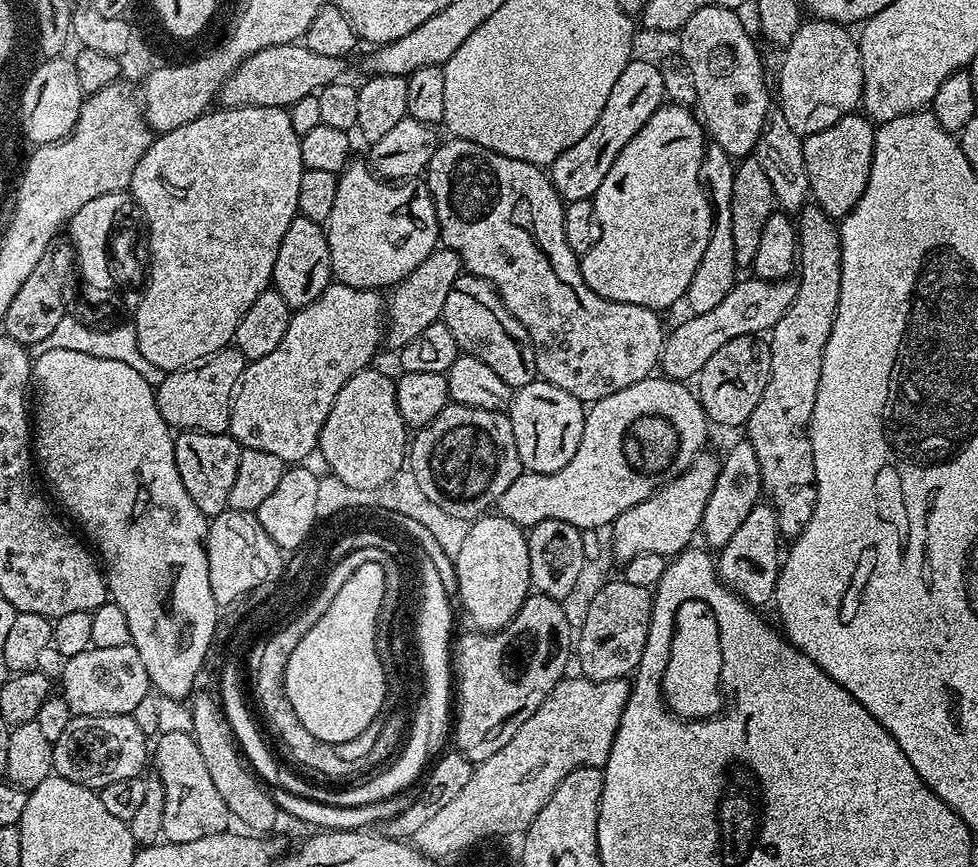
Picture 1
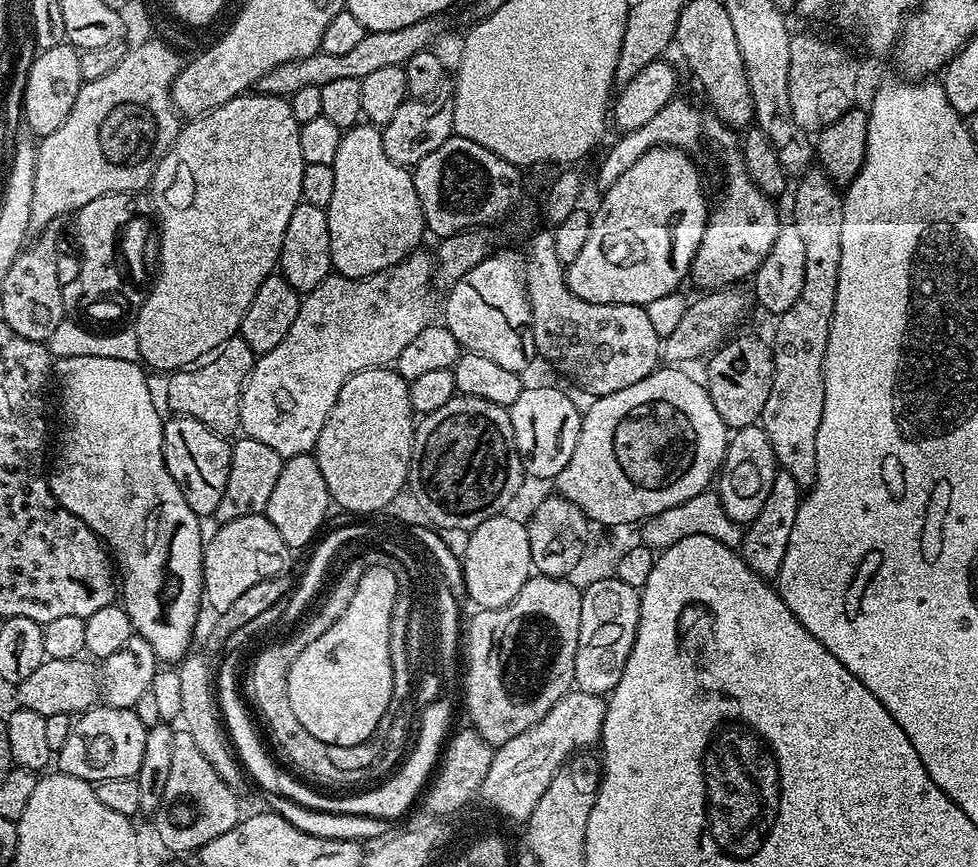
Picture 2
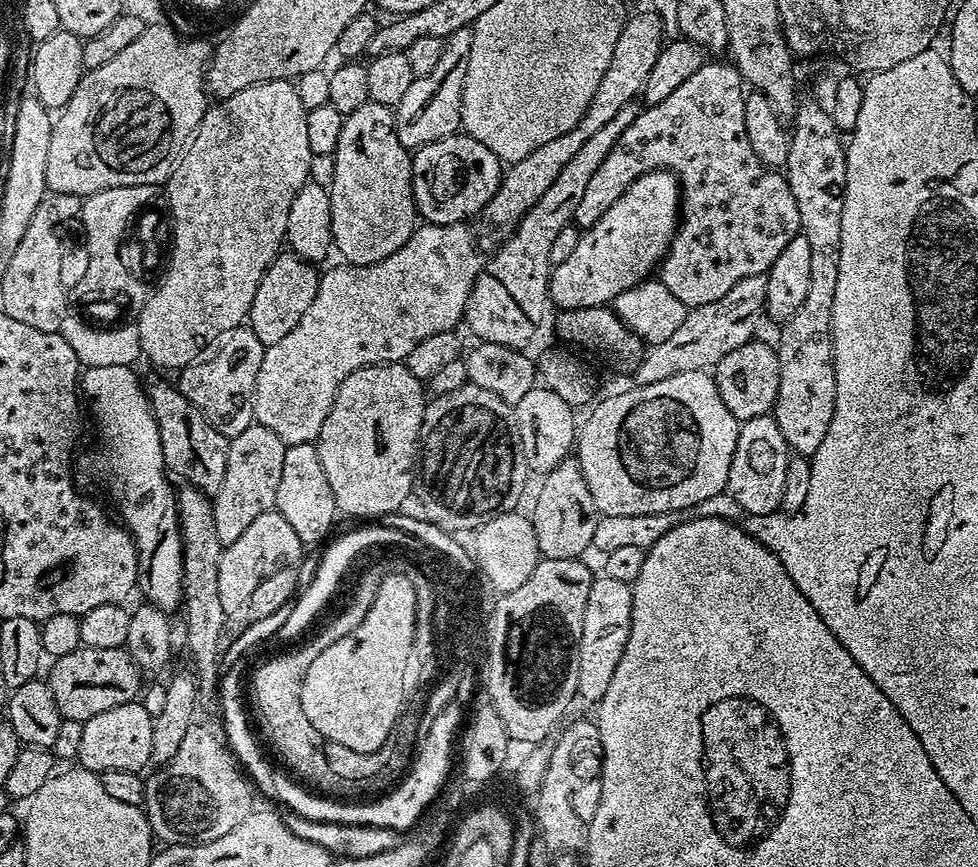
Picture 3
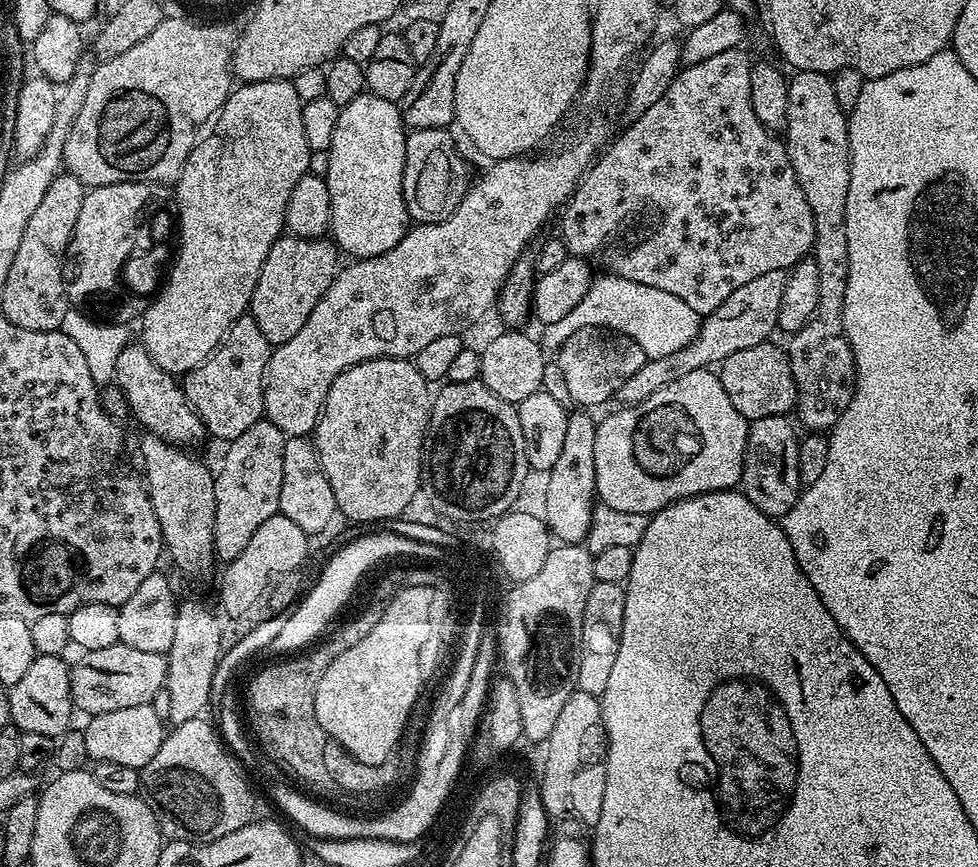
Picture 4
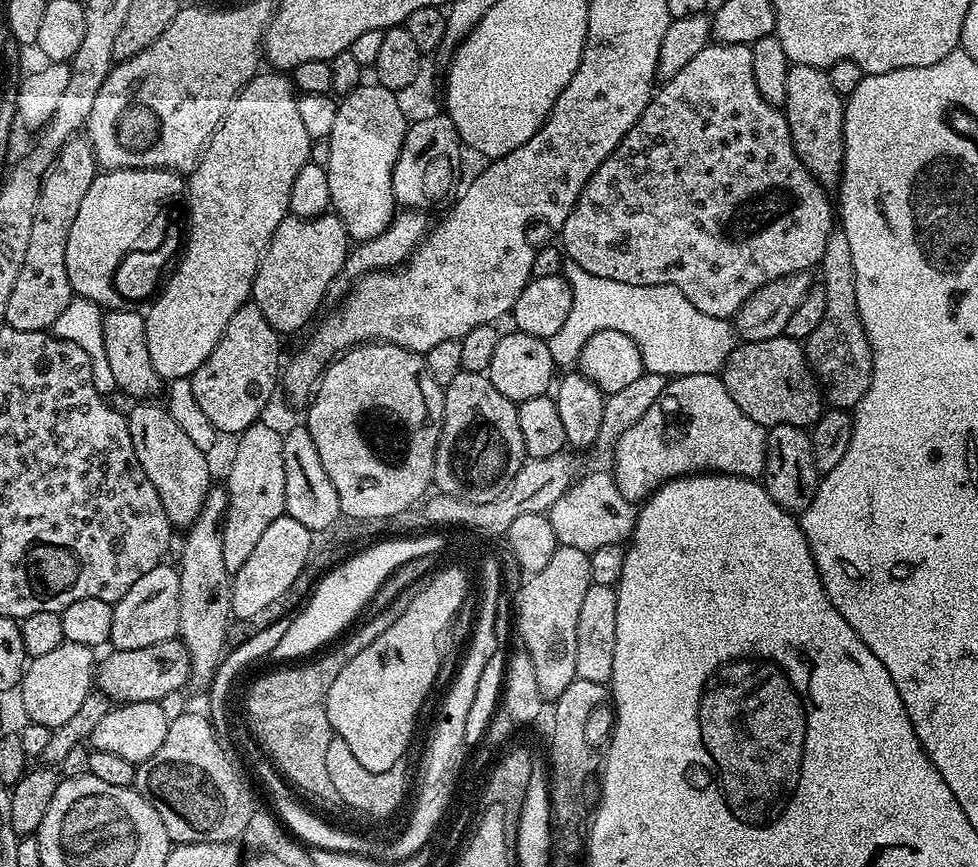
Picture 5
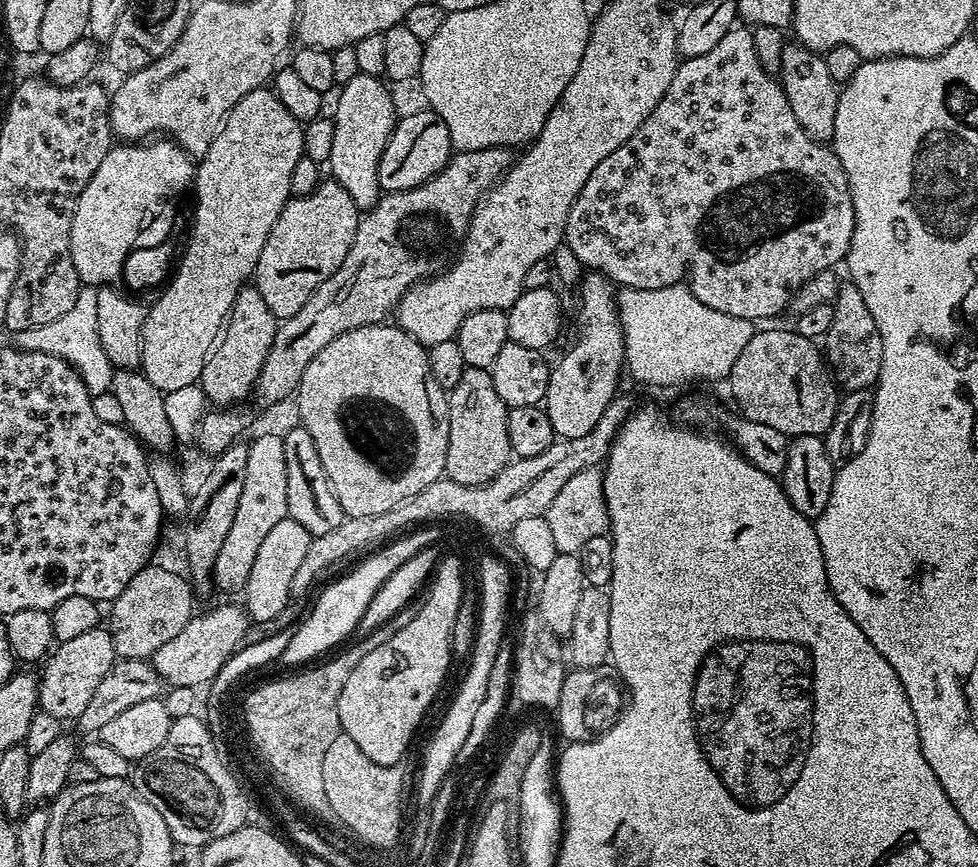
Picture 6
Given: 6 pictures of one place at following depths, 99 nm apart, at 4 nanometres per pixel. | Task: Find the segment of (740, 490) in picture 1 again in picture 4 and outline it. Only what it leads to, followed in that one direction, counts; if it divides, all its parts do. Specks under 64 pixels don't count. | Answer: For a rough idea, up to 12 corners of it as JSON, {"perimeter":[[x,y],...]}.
{"perimeter":[[788,416],[751,421],[739,487],[762,514],[800,501]]}

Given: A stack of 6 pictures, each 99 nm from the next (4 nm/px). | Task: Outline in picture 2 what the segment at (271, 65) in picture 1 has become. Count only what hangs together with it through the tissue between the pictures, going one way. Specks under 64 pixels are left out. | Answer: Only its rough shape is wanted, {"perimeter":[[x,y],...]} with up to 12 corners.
{"perimeter":[[443,15],[402,30],[366,32],[346,54],[285,62],[259,91],[289,98],[337,78],[361,81],[433,47]]}

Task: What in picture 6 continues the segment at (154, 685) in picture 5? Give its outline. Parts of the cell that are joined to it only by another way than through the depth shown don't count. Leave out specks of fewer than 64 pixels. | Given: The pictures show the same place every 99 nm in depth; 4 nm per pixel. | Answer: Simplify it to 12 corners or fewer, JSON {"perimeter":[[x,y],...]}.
{"perimeter":[[241,605],[188,620],[150,662],[171,687],[215,681],[245,643]]}

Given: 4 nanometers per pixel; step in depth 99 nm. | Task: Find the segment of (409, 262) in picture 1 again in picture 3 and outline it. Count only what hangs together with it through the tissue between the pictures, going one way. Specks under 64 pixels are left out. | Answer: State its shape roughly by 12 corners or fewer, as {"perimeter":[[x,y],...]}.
{"perimeter":[[384,104],[343,117],[332,243],[382,262],[418,227],[412,156]]}

